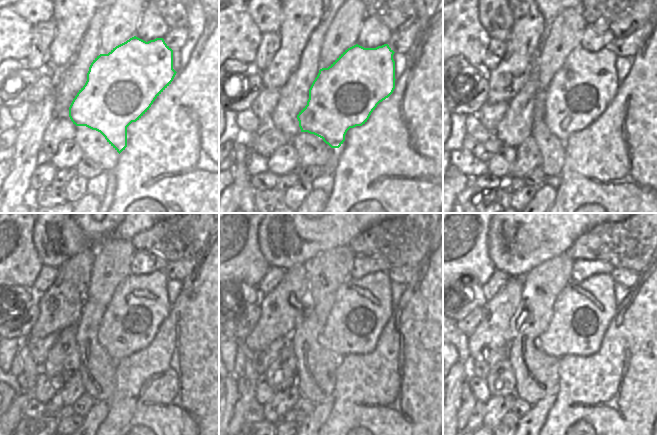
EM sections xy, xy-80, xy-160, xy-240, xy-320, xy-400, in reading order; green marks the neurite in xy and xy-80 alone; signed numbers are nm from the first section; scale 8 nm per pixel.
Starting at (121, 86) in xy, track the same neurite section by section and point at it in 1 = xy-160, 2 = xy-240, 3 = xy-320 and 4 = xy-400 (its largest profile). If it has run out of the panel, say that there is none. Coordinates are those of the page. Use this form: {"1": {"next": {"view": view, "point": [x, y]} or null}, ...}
{"1": {"next": {"view": "xy-160", "point": [579, 92]}}, "2": {"next": {"view": "xy-240", "point": [139, 305]}}, "3": {"next": {"view": "xy-320", "point": [362, 308]}}, "4": {"next": {"view": "xy-400", "point": [583, 311]}}}

